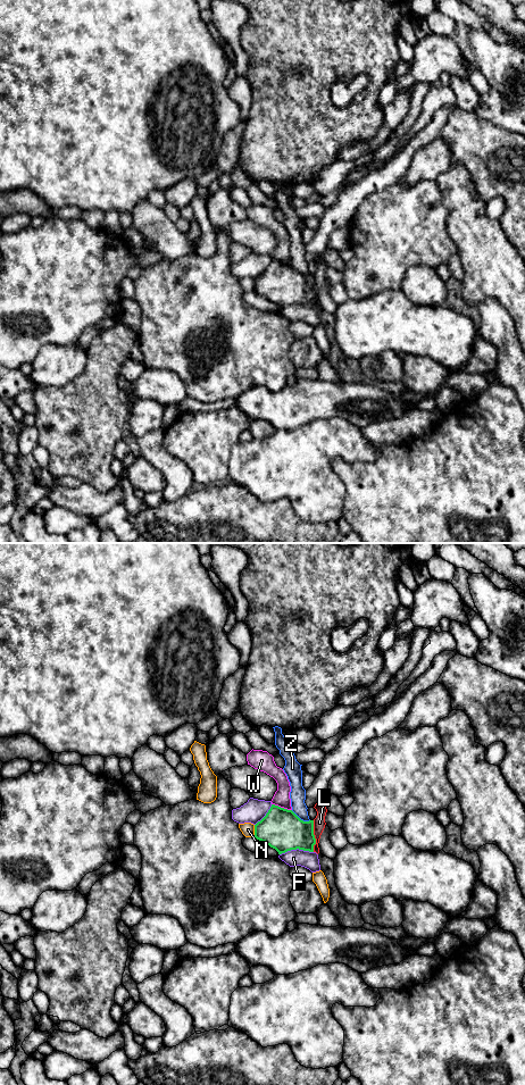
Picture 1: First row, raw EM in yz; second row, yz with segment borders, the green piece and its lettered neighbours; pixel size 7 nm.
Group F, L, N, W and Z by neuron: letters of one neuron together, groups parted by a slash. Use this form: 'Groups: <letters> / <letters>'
Groups: F / L / N / W / Z

